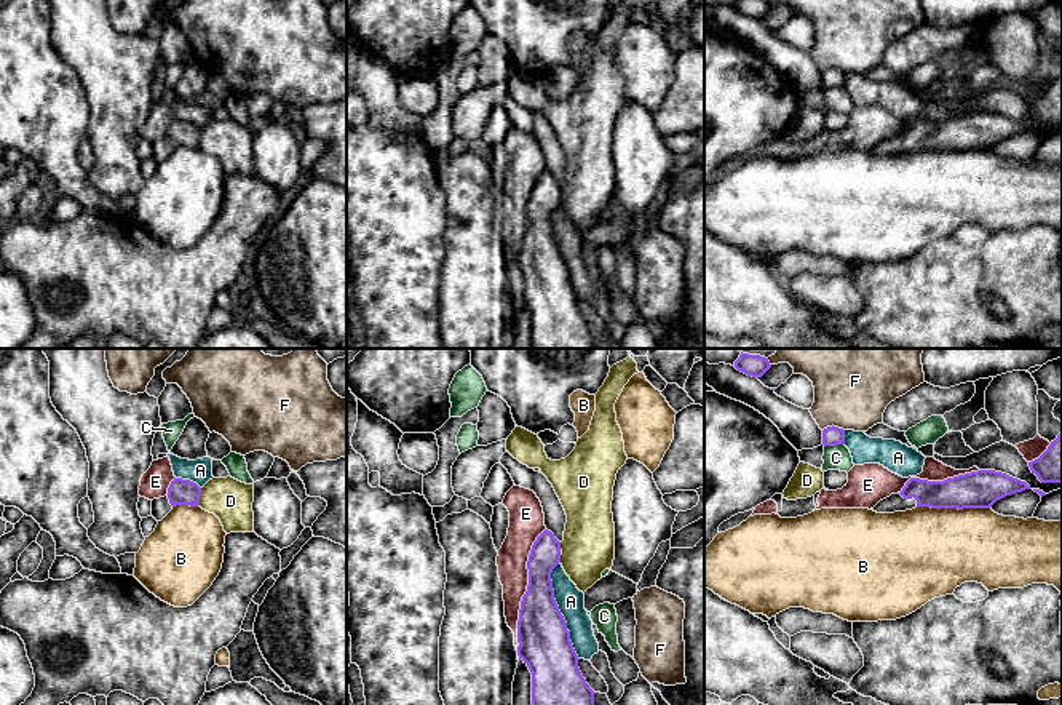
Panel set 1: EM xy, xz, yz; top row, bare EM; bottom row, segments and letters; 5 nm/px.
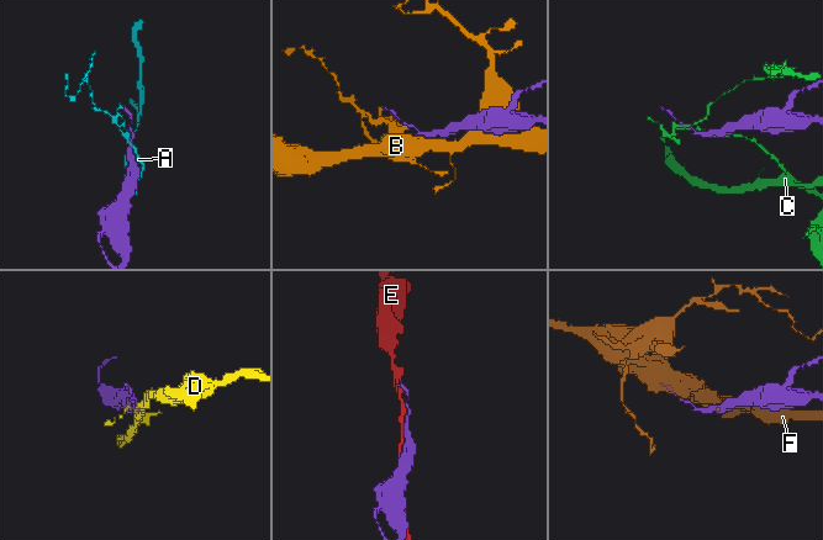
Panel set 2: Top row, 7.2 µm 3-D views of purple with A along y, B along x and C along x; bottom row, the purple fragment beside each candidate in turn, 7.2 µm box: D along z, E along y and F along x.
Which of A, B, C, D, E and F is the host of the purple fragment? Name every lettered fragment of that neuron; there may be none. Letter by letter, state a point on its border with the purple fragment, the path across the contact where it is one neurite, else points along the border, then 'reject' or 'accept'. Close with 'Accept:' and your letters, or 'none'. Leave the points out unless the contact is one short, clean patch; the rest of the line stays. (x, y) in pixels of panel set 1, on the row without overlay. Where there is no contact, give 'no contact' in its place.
A: xz (559, 253) | reject
B: yz (954, 149) | reject
C: yz (834, 87) | along yz (844, 85), (824, 88) | reject
D: xy (198, 139) | reject
E: xz (529, 226) | reject
F: yz (832, 67) | reject
Accept: none

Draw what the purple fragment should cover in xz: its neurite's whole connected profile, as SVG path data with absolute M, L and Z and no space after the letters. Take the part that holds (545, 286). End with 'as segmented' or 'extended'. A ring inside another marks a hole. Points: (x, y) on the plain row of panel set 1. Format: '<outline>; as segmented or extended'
M545 171L532 187L527 211L529 227L517 262L517 297L532 315L532 349L594 349L594 333L578 310L567 264L554 241L551 214L561 205L561 184Z; as segmented

